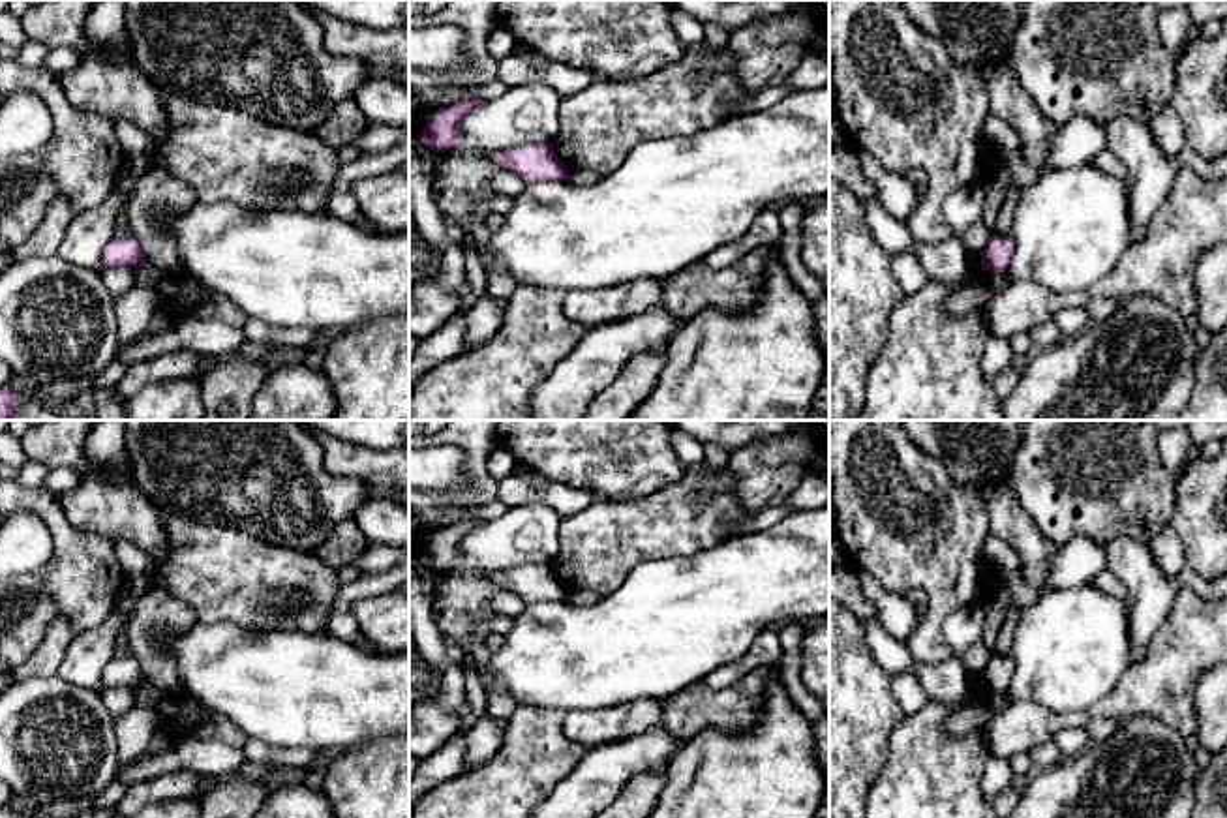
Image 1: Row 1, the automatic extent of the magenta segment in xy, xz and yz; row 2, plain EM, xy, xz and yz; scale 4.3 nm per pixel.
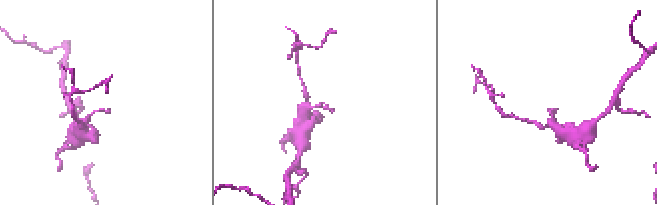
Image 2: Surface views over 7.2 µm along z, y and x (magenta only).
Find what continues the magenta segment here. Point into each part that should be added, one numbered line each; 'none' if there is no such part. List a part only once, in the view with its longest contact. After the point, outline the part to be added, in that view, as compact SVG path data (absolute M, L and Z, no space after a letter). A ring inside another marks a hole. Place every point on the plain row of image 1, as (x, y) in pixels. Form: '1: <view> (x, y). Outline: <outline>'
none

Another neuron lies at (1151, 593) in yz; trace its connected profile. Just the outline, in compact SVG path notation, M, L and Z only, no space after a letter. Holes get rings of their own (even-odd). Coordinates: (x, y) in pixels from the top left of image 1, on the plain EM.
M1122 537L1111 540L1105 552L1107 568L1128 591L1131 662L1139 664L1167 621L1180 585L1158 567L1150 544Z

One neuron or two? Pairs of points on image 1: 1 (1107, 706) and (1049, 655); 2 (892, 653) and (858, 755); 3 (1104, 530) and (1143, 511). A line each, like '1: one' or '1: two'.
1: two
2: two
3: one

